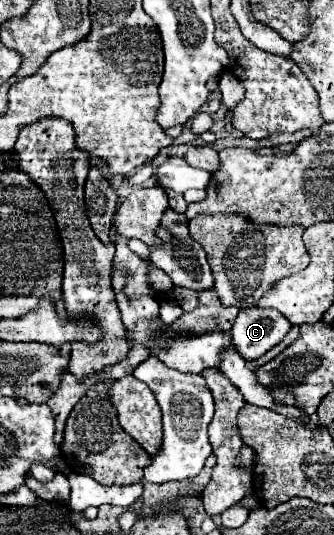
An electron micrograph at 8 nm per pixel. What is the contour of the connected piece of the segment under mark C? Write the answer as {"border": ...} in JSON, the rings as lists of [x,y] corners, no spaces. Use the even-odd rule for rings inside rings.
{"border":[[[274,308],[240,310],[230,330],[236,350],[244,360],[256,360],[282,342],[292,324]]]}

